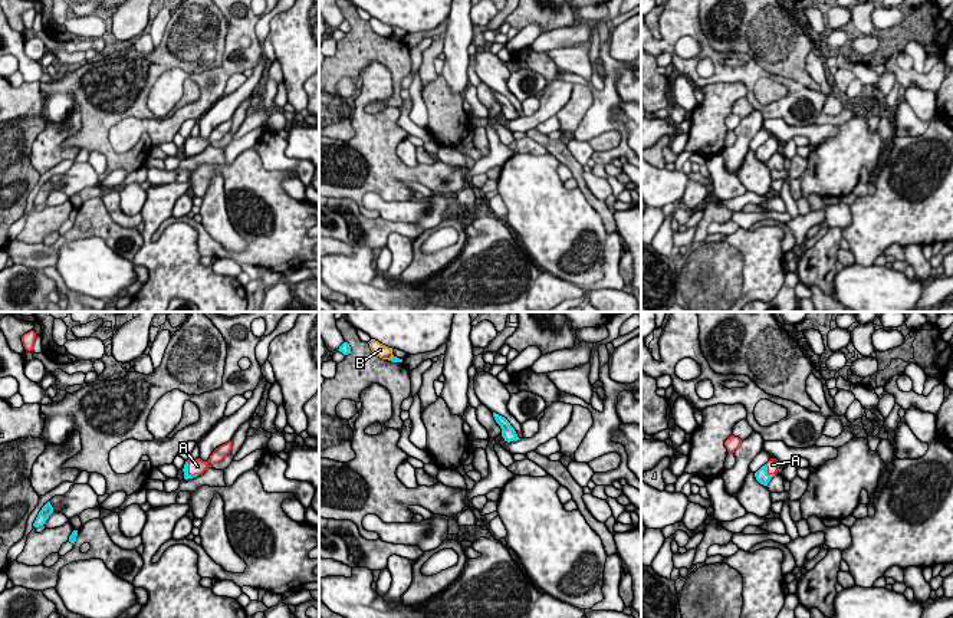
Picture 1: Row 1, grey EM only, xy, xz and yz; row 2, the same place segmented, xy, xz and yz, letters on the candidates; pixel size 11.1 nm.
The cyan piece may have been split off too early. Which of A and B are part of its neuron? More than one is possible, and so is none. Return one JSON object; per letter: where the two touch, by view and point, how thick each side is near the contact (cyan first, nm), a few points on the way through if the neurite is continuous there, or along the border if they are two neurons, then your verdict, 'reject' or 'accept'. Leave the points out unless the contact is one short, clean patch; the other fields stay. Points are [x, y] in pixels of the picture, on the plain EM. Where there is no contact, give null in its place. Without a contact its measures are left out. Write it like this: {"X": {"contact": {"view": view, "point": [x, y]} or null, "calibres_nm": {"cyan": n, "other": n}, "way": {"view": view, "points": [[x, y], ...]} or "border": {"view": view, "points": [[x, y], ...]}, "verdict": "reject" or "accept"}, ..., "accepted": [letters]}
{"A": {"contact": {"view": "yz", "point": [766, 150]}, "calibres_nm": {"cyan": 140, "other": 130}, "way": {"view": "yz", "points": [[762, 154], [766, 150], [772, 143]]}, "verdict": "accept"}, "B": {"contact": {"view": "xz", "point": [390, 36]}, "calibres_nm": {"cyan": 70, "other": 140}, "verdict": "reject"}, "accepted": ["A"]}

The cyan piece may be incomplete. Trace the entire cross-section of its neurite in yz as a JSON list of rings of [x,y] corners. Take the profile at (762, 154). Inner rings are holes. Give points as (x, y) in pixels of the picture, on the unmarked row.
[[[770,137],[765,144],[762,144],[755,151],[756,158],[760,162],[768,164],[768,161],[770,160],[770,157],[778,151],[779,142],[781,141],[776,137]]]

